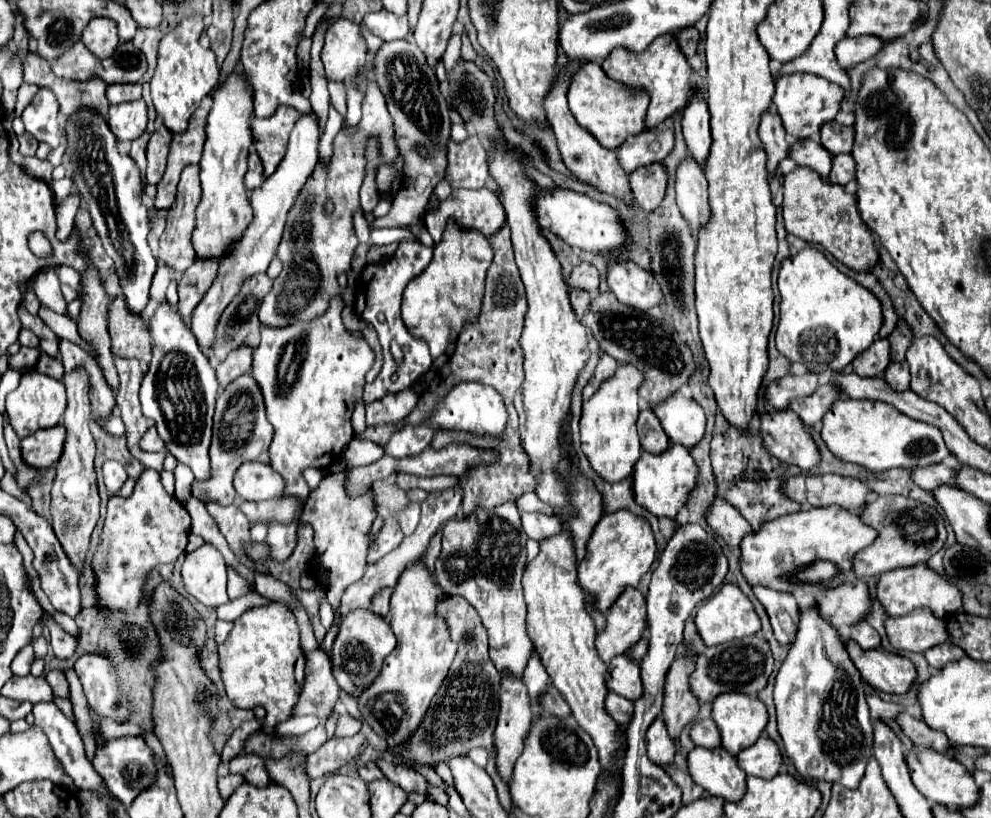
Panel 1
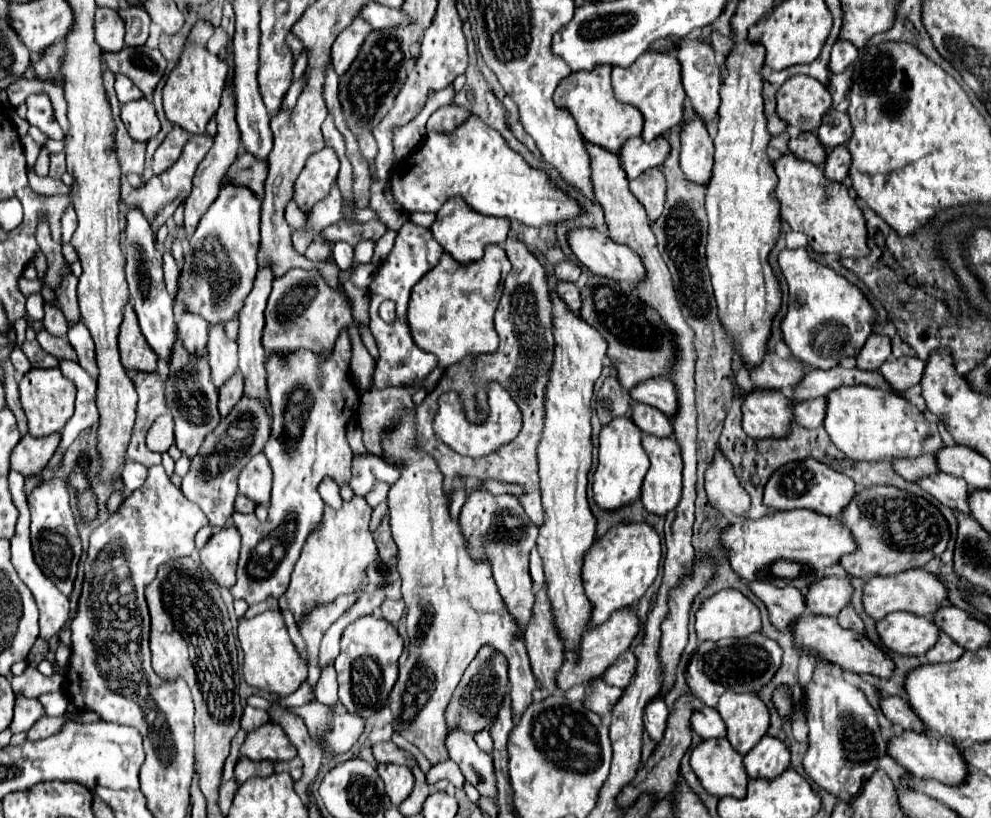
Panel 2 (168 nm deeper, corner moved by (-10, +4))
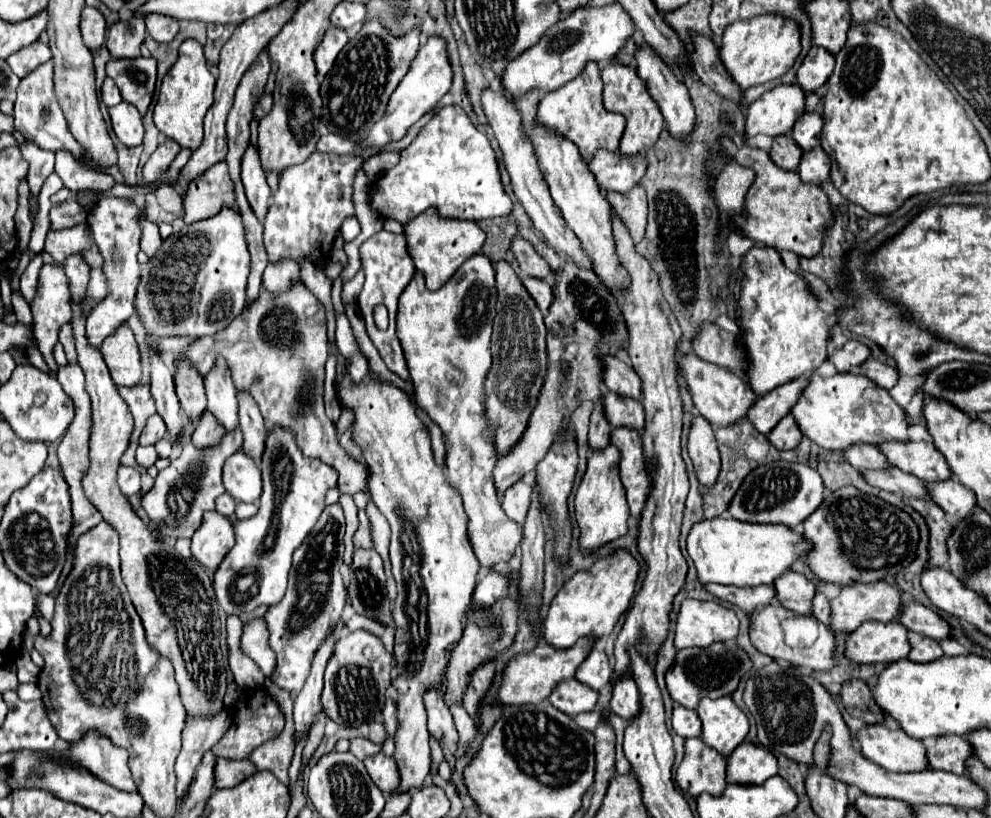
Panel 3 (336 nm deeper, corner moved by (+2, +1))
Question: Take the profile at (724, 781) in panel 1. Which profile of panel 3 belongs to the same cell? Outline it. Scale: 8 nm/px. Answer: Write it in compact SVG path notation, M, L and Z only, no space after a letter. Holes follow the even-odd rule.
M689 738L685 740L685 754L675 772L675 782L683 792L691 794L693 798L701 792L717 796L727 786L725 770L725 756L705 746L701 738Z

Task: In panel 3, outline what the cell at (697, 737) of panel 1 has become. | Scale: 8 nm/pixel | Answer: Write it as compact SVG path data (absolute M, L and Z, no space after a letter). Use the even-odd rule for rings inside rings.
M675 706L671 724L673 724L673 730L683 738L695 738L695 736L701 734L701 720L697 718L695 710Z

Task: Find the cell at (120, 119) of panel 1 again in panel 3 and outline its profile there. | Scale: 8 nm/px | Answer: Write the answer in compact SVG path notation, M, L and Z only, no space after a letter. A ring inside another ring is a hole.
M121 102L113 108L109 108L109 116L111 116L111 126L113 126L115 136L125 146L139 146L143 142L141 114L135 110L133 104Z

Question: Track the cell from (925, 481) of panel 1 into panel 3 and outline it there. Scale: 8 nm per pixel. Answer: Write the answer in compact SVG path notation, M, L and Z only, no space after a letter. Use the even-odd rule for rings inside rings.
M853 444L847 450L843 450L843 460L849 462L857 470L889 468L889 464L885 462L885 456L875 446L865 446L865 444Z

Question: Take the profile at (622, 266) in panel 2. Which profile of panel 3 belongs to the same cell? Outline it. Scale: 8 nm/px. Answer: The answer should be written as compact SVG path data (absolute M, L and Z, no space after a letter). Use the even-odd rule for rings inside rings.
M485 88L483 94L481 94L481 104L483 104L483 112L487 116L487 122L489 126L493 128L493 134L499 142L499 148L503 152L503 162L505 162L505 168L511 176L511 184L513 184L513 192L515 196L521 200L527 216L531 218L535 230L539 234L543 234L543 240L555 250L555 252L565 252L569 254L569 258L573 258L581 268L591 268L591 262L589 258L585 256L585 252L579 248L579 242L577 238L571 234L571 230L567 228L565 220L561 218L561 212L559 208L555 206L551 194L549 194L549 186L537 166L537 154L533 150L533 142L529 138L529 134L525 132L523 124L521 124L521 114L517 112L517 108L513 106L513 102L509 102L505 98L505 94L501 92L495 92L493 88Z

